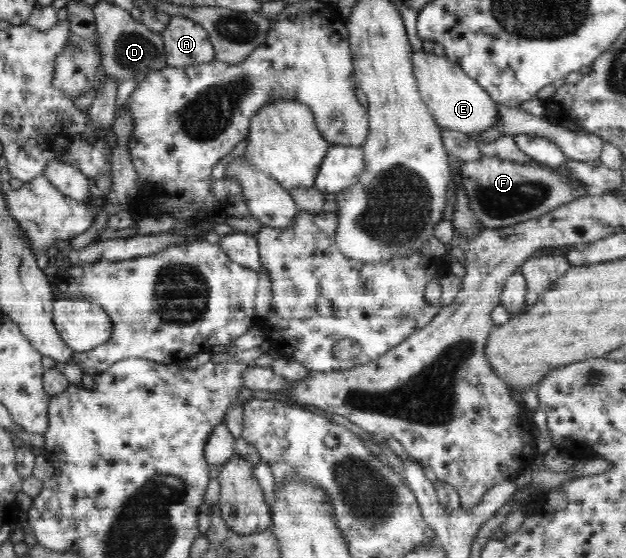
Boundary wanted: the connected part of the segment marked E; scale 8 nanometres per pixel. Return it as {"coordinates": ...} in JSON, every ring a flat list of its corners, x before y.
{"coordinates":[[422,49,413,52,411,62,420,96,433,119,442,129,479,135,499,122,500,105,493,102,485,89,472,81,463,70,453,65,446,56,440,57,434,53,424,52]]}

